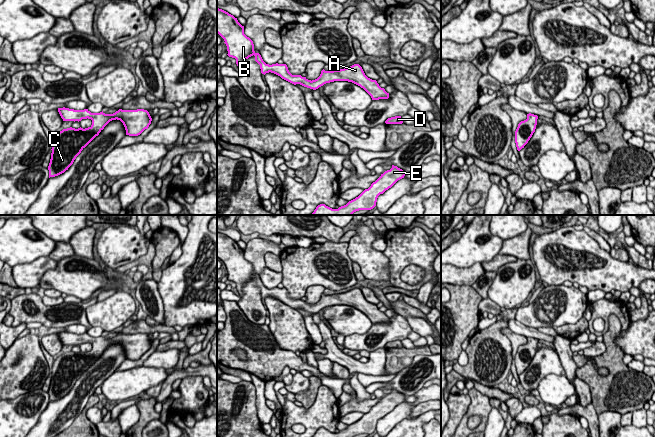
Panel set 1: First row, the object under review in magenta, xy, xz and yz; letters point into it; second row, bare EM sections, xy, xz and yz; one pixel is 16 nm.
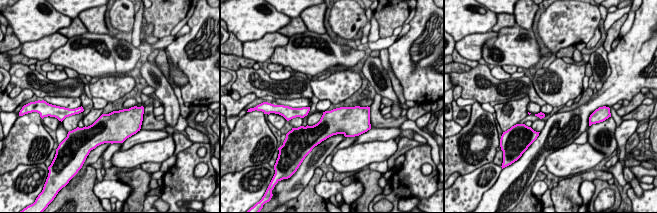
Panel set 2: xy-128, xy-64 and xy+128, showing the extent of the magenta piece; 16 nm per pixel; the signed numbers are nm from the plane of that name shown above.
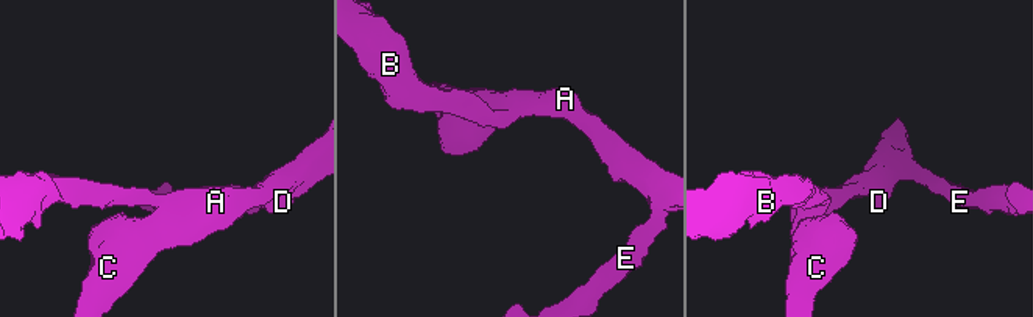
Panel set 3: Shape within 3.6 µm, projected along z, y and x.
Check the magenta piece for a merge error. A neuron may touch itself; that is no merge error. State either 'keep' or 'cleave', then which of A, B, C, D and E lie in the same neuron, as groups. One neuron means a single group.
keep; A B C D E

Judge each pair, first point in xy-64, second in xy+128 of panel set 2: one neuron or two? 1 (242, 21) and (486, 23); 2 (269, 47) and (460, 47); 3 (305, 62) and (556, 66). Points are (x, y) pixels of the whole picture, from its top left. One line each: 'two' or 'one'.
1: one
2: one
3: two

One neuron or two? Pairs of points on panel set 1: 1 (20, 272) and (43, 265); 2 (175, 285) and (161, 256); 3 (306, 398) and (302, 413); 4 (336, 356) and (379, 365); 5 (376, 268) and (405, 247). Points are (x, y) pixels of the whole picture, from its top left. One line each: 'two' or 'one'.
1: one
2: two
3: two
4: one
5: two

